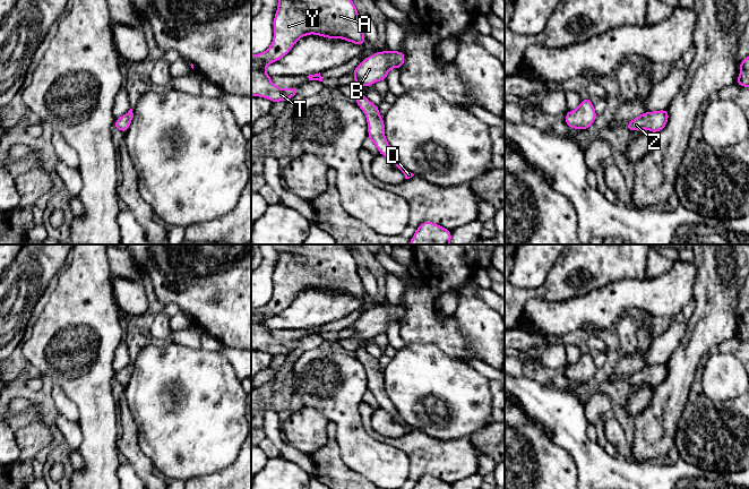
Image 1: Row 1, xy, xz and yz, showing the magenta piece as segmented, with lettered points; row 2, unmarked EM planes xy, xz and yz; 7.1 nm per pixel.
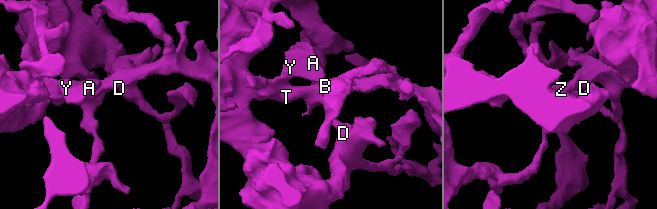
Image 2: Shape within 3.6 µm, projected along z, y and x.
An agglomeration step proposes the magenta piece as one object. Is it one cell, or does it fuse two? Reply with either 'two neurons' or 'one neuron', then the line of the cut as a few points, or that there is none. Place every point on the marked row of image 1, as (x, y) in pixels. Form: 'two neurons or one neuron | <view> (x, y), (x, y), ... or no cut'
one neuron | no cut

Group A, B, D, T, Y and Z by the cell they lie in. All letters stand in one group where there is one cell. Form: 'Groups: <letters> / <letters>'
Groups: A B D T Y Z

